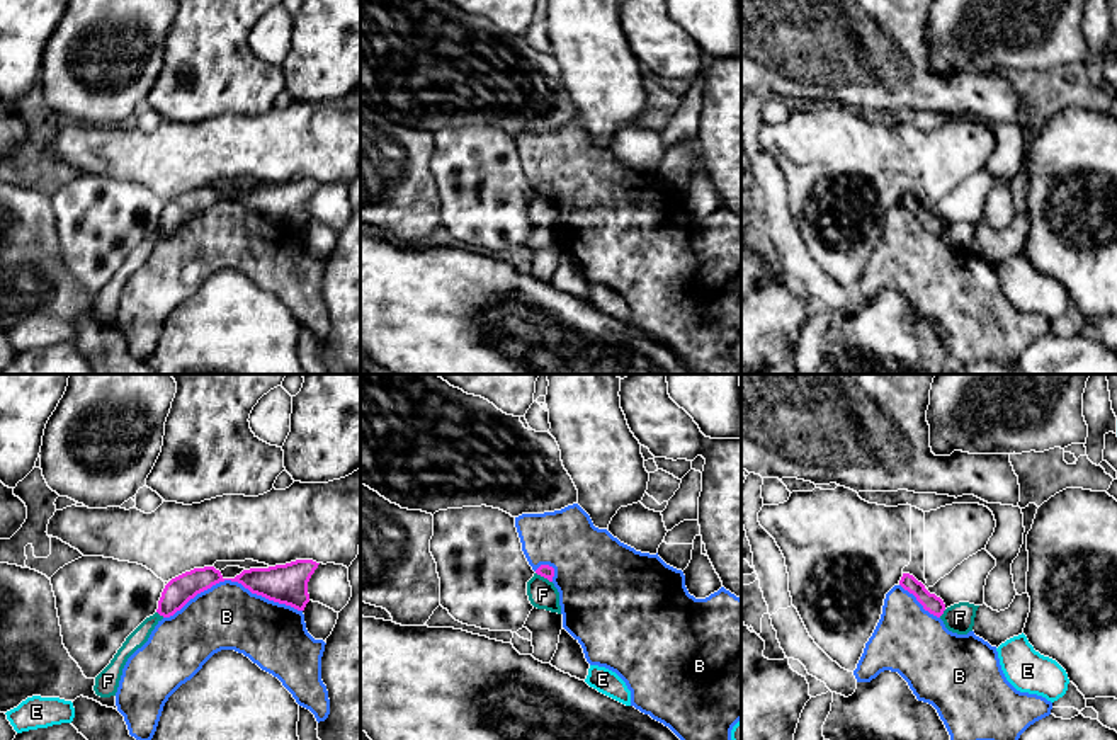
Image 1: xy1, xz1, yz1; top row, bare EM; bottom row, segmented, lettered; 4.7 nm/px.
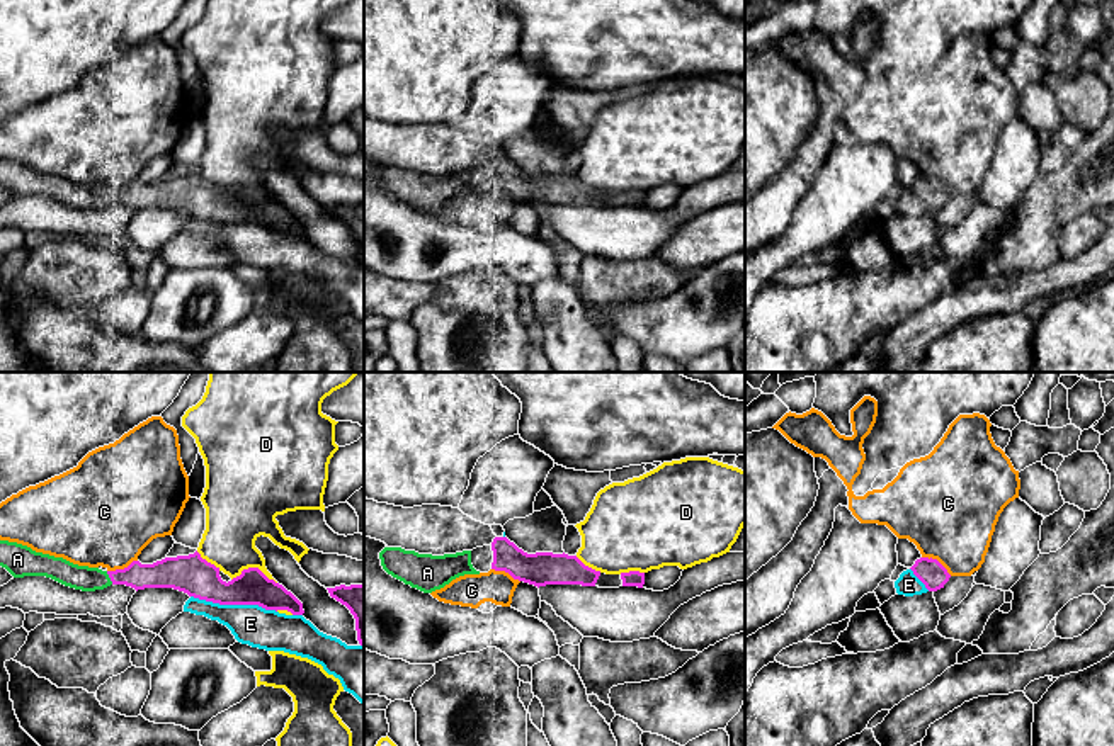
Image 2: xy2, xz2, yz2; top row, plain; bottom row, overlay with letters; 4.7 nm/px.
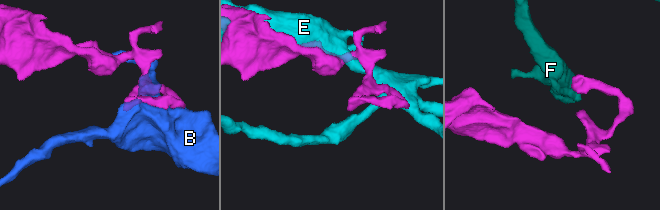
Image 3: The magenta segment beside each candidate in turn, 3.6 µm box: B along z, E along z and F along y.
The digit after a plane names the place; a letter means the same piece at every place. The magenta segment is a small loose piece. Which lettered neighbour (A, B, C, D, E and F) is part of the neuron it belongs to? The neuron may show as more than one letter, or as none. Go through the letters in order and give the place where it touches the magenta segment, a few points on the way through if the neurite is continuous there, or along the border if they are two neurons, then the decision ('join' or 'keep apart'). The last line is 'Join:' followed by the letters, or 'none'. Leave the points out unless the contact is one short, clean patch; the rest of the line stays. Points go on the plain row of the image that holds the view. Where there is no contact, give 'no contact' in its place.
A: contact xy2 (109, 196); join
B: contact xy1 (232, 199); keep apart
C: contact yz2 (937, 180); keep apart
D: contact xy2 (254, 187); keep apart
E: contact xy2 (233, 223); keep apart
F: contact xz1 (544, 196); border xz1 (536, 191), (551, 201); keep apart
Join: A

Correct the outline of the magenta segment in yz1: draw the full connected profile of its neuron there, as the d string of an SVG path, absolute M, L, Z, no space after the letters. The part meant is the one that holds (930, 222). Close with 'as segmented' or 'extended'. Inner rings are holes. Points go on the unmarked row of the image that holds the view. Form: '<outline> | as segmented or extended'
M903 192L899 204L913 213L916 219L923 225L925 230L940 236L945 230L945 223L935 213L930 213L921 201L918 201L913 194Z | as segmented

